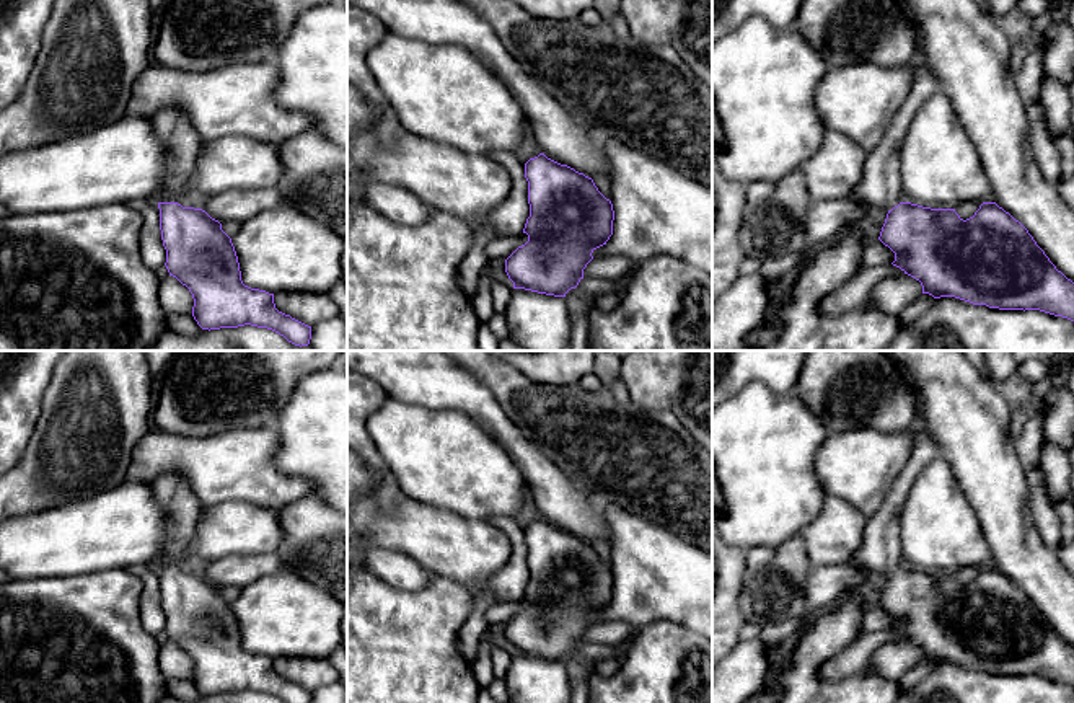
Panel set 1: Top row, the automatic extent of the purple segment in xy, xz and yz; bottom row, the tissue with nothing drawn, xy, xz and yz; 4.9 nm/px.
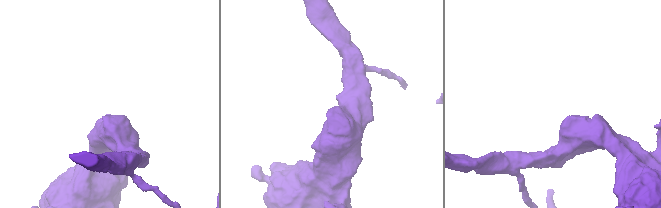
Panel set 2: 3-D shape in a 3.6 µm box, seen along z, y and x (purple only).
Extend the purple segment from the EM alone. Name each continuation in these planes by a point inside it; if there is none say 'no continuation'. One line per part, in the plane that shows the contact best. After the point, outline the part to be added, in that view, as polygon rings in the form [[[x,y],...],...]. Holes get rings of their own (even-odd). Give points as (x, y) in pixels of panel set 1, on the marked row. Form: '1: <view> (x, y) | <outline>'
1: xy (173, 128) | [[[163,108],[152,122],[168,152],[168,175],[160,202],[174,202],[176,196],[191,186],[202,139],[183,109]]]

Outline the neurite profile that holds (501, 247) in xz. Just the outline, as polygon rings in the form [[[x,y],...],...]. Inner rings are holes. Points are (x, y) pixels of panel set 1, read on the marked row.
[[[526,233],[517,237],[495,237],[486,245],[487,259],[507,259],[518,246],[528,241]]]

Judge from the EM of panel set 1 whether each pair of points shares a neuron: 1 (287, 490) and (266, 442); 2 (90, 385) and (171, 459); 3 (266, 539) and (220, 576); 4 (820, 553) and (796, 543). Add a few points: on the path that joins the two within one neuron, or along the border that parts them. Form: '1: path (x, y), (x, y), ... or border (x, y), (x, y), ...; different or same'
1: path (276, 478), (266, 468), (266, 454); same
2: border (152, 426), (136, 444), (127, 468); different
3: border (276, 552), (232, 553), (211, 563); different
4: border (799, 534), (804, 540), (807, 560), (812, 565); different

